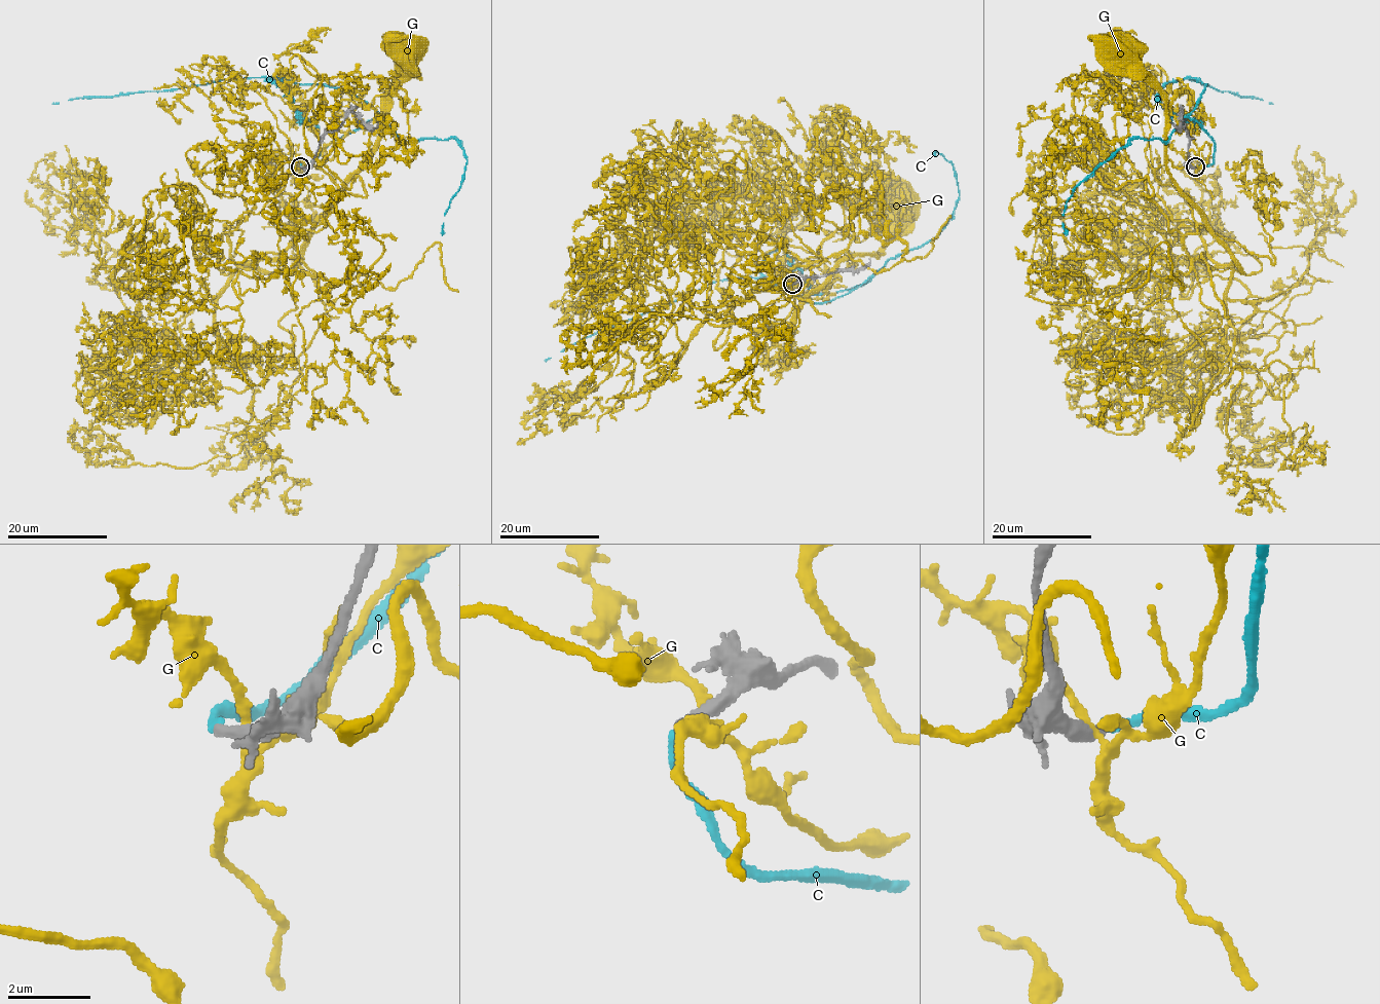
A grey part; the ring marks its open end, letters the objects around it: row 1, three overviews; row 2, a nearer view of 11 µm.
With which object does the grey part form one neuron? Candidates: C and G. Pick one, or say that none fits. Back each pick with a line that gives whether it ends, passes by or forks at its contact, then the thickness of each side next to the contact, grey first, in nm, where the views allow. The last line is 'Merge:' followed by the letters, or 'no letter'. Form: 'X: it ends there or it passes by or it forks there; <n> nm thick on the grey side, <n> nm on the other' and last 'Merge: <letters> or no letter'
C: it ends there; 280 nm thick on the grey side, 200 nm on the other
Merge: C

